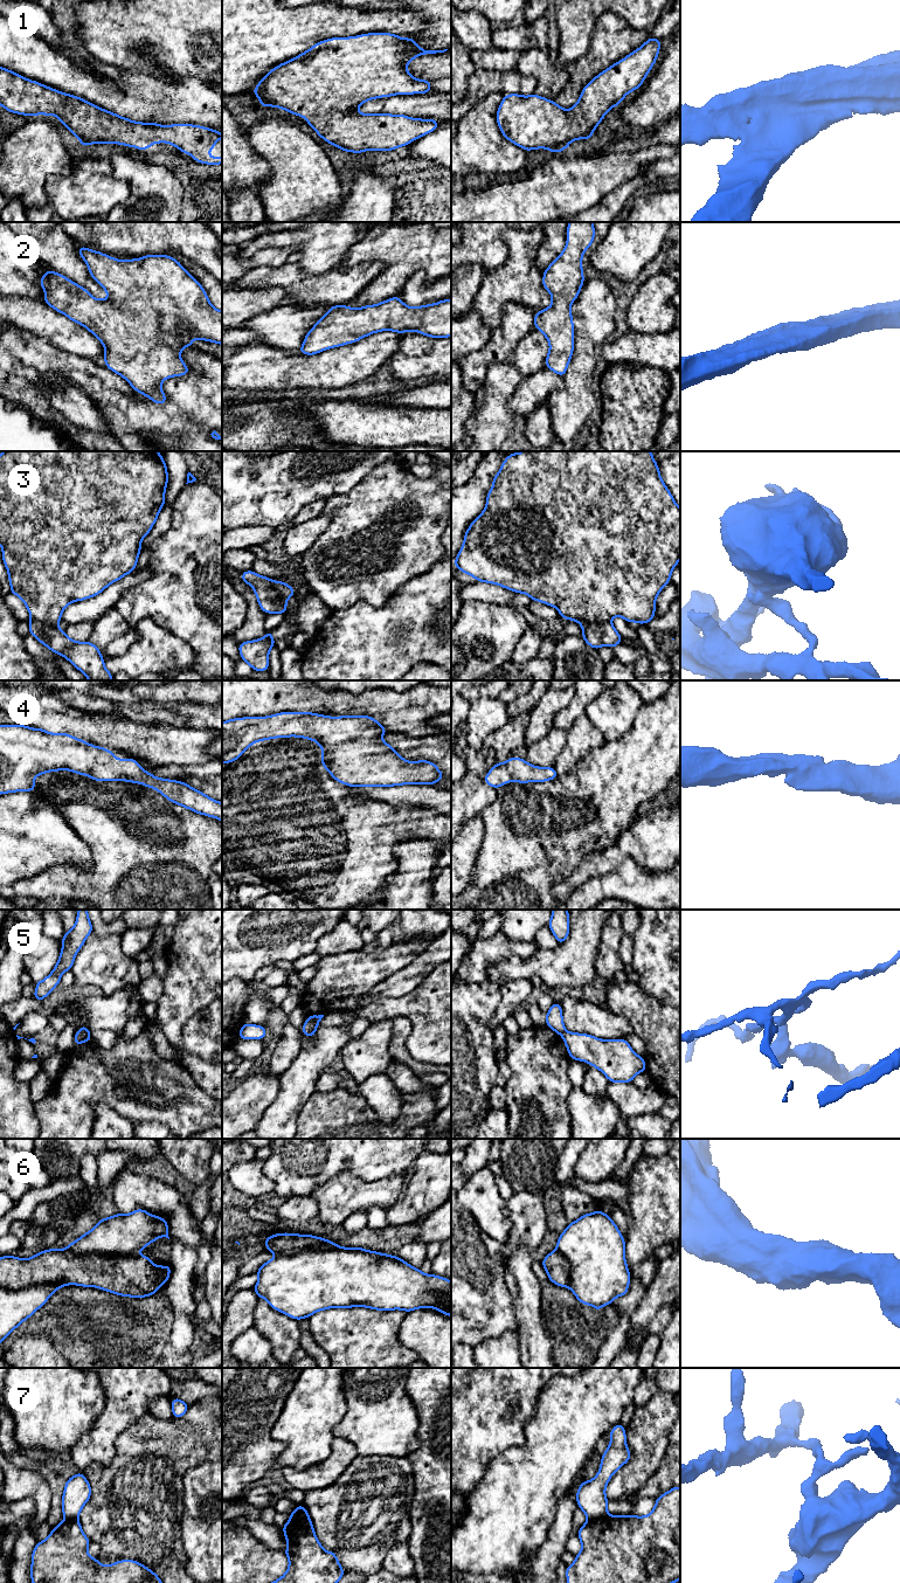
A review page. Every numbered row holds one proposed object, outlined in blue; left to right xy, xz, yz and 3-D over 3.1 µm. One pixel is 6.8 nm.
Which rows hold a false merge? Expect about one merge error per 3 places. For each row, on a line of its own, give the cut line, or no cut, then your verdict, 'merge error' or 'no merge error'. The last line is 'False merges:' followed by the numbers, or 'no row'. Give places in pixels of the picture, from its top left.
1: cut none; no merge error
2: cut none; no merge error
3: cut yz (609, 620), (602, 623), (582, 626); merge error
4: cut none; no merge error
5: cut xz (309, 1018), (318, 1023); merge error
6: cut none; no merge error
7: cut yz (607, 1513), (588, 1520); merge error
False merges: 3, 5, 7

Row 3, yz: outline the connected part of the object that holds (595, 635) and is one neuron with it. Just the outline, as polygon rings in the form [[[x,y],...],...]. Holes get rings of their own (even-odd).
[[[610,621],[582,625],[582,637],[589,647],[597,650],[603,645],[610,648],[619,645],[623,638]]]

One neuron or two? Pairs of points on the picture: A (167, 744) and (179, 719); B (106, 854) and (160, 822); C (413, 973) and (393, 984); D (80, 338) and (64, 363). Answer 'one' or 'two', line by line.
A: two
B: one
C: one
D: two

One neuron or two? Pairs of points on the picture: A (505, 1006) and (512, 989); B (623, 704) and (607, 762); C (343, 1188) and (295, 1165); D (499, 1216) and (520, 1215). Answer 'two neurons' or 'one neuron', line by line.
A: one neuron
B: two neurons
C: two neurons
D: two neurons

